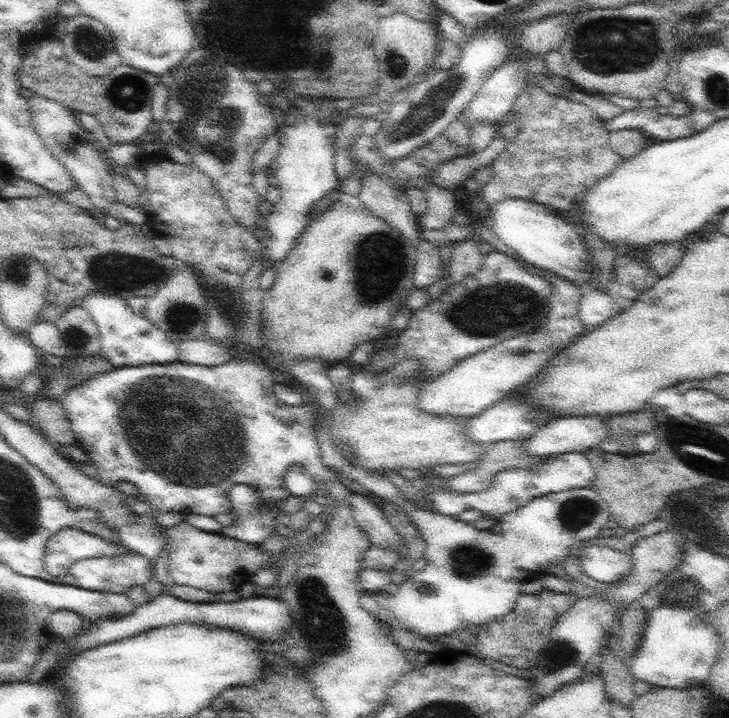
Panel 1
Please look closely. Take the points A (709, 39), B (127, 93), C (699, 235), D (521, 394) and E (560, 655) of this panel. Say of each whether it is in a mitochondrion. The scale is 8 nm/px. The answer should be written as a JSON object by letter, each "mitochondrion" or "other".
{"A":"other","B":"mitochondrion","C":"other","D":"other","E":"mitochondrion"}

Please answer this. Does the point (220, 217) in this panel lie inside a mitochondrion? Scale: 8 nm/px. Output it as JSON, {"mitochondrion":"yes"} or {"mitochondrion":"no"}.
{"mitochondrion":"no"}

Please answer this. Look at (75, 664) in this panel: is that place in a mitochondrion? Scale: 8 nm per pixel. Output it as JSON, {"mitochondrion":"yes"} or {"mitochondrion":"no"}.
{"mitochondrion":"no"}

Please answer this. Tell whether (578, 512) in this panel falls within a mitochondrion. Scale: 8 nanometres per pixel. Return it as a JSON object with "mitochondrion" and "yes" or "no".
{"mitochondrion":"yes"}

